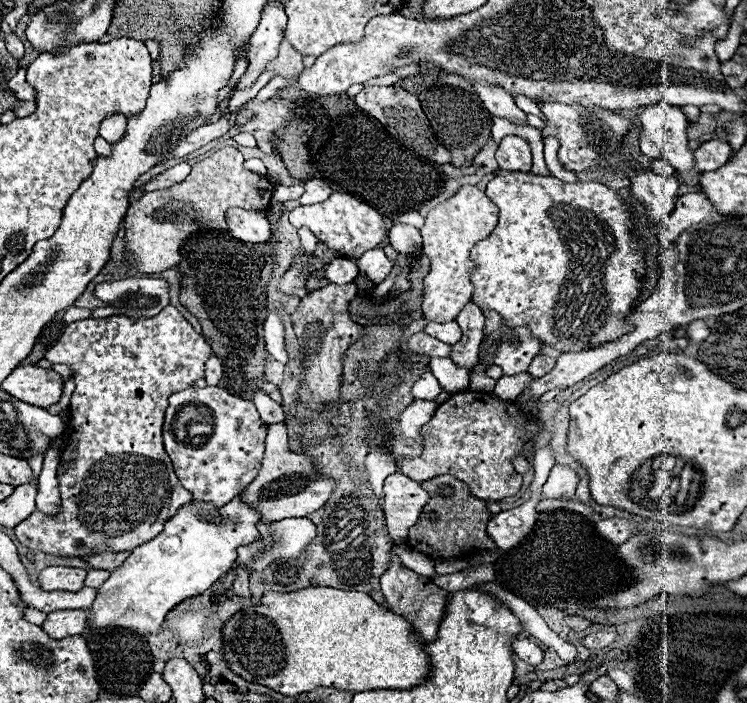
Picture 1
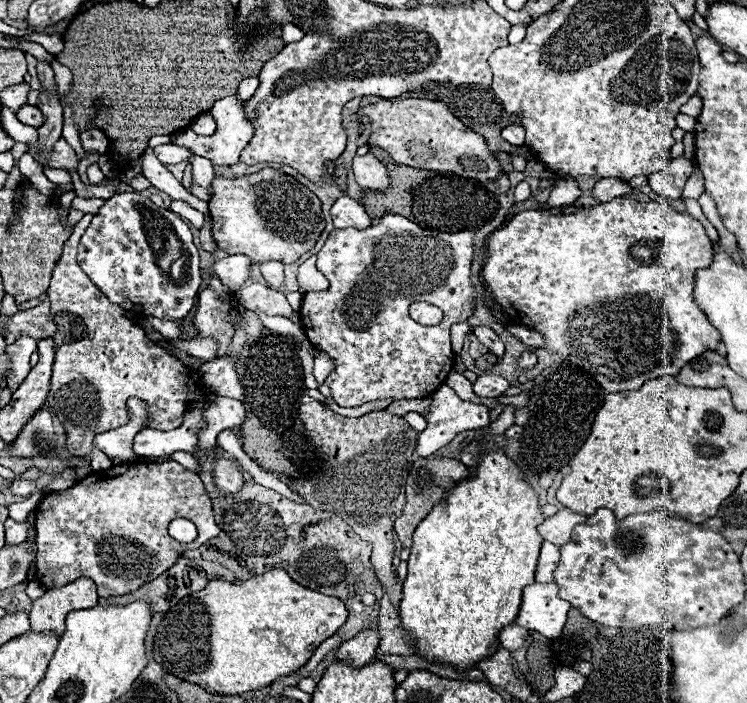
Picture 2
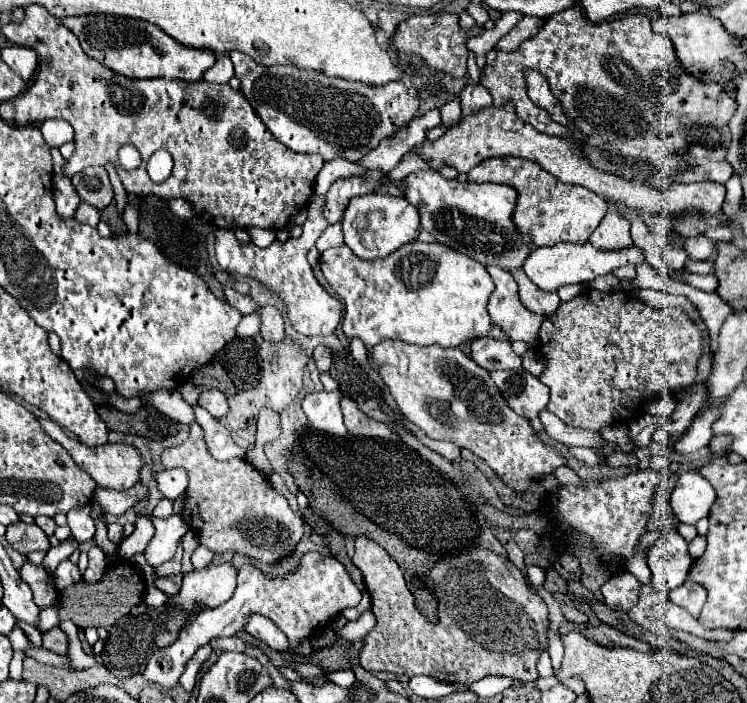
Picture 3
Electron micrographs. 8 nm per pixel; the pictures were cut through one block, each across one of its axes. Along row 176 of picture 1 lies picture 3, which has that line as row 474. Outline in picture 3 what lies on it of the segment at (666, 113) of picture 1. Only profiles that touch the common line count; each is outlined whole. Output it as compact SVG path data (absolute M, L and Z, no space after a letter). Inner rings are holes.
M684 472L678 476L672 494L672 508L678 522L696 524L700 518L706 518L714 500L716 492L712 484L708 484L698 472Z

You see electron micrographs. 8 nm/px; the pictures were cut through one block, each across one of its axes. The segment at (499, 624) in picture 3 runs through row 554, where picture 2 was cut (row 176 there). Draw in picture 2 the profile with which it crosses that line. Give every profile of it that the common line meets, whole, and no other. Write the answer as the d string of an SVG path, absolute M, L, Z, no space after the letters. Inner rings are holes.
M420 98L382 99L378 104L360 108L358 116L370 118L368 144L386 150L396 160L396 164L440 174L456 174L460 178L480 182L496 180L502 174L496 154L490 152L488 144L484 148L484 138L464 128L464 124L460 124L460 120L442 102ZM374 154L356 156L354 164L354 178L362 190L386 190L388 188L388 170L384 162L380 162Z

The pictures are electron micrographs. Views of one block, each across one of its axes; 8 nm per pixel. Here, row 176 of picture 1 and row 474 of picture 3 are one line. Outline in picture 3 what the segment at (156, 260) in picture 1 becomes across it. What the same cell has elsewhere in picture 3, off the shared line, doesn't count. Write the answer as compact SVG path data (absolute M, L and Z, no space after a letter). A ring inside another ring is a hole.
M200 424L190 426L190 438L176 448L166 448L160 460L164 468L186 470L188 488L182 518L208 550L214 554L234 552L250 556L268 566L292 556L304 536L304 520L292 512L288 500L272 488L266 474L258 472L250 462L238 458L226 462L214 460L208 454Z

